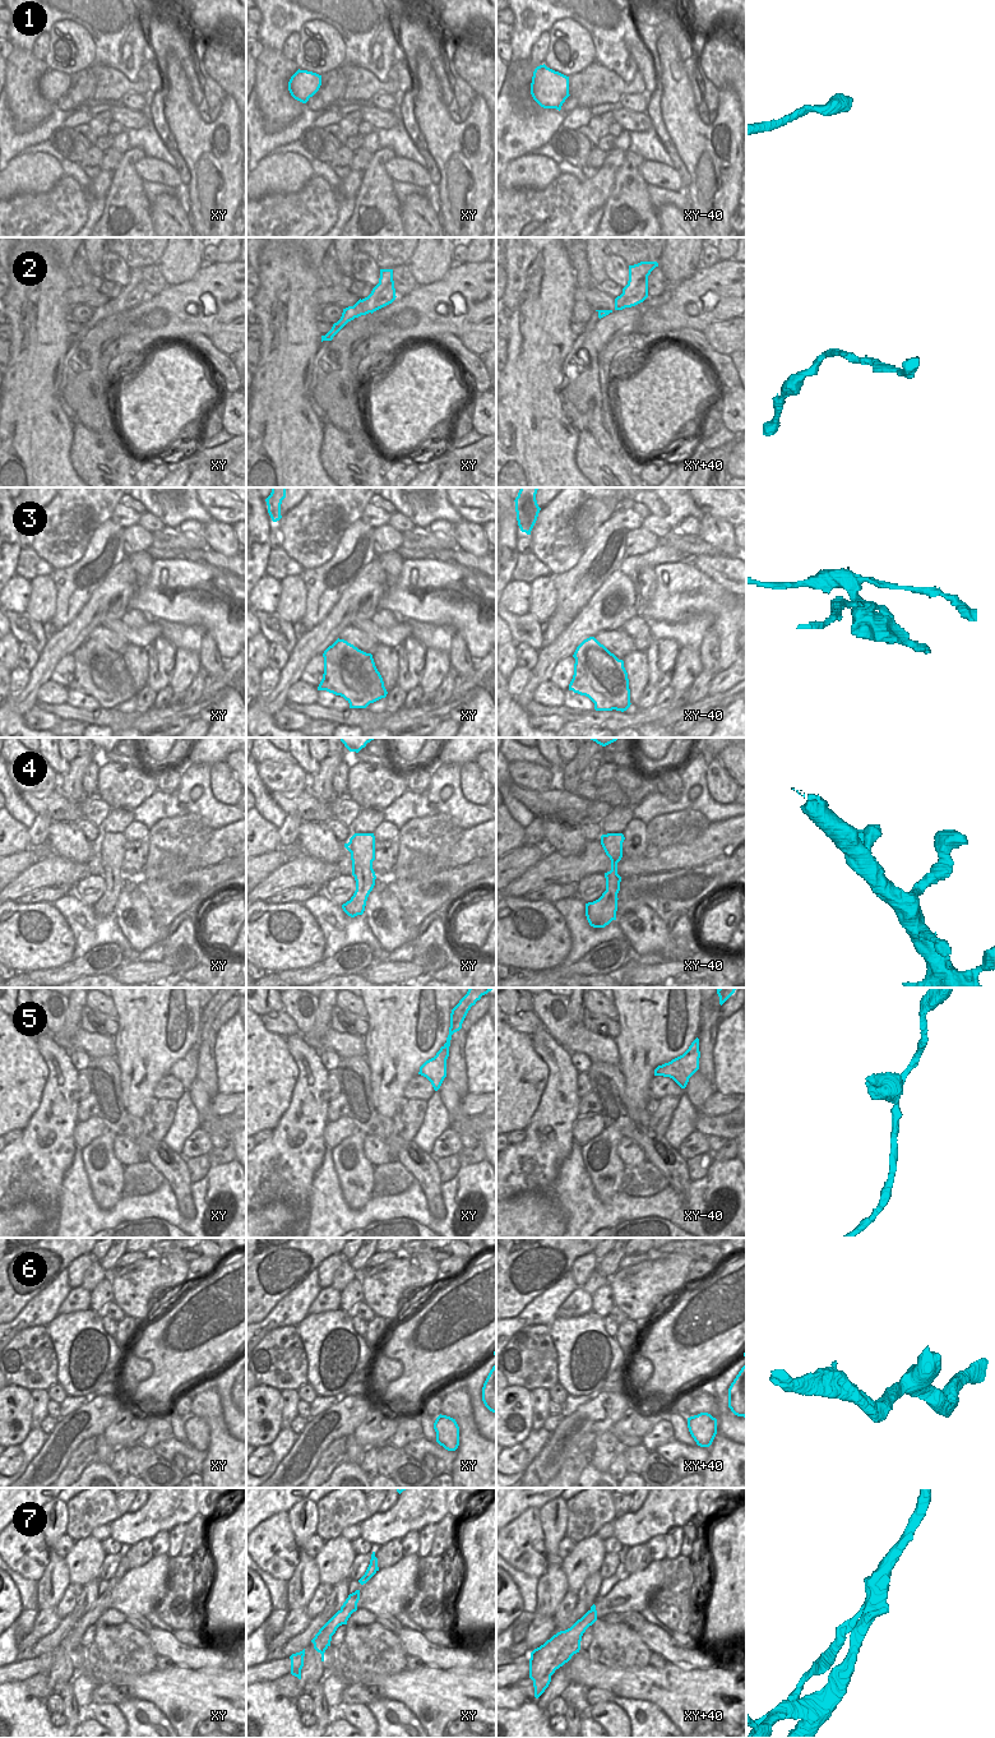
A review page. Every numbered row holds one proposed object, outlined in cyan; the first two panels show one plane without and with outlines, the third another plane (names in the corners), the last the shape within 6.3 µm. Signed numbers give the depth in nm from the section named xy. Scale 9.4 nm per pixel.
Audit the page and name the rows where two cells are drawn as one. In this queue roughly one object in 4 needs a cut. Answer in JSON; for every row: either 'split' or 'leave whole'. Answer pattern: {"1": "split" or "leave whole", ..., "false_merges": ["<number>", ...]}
{"1": "split", "2": "leave whole", "3": "split", "4": "leave whole", "5": "split", "6": "leave whole", "7": "split", "false_merges": ["1", "3", "5", "7"]}

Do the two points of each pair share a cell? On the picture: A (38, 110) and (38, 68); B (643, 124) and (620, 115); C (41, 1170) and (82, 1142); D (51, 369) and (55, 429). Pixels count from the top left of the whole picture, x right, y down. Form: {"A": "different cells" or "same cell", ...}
{"A": "same cell", "B": "same cell", "C": "different cells", "D": "same cell"}

